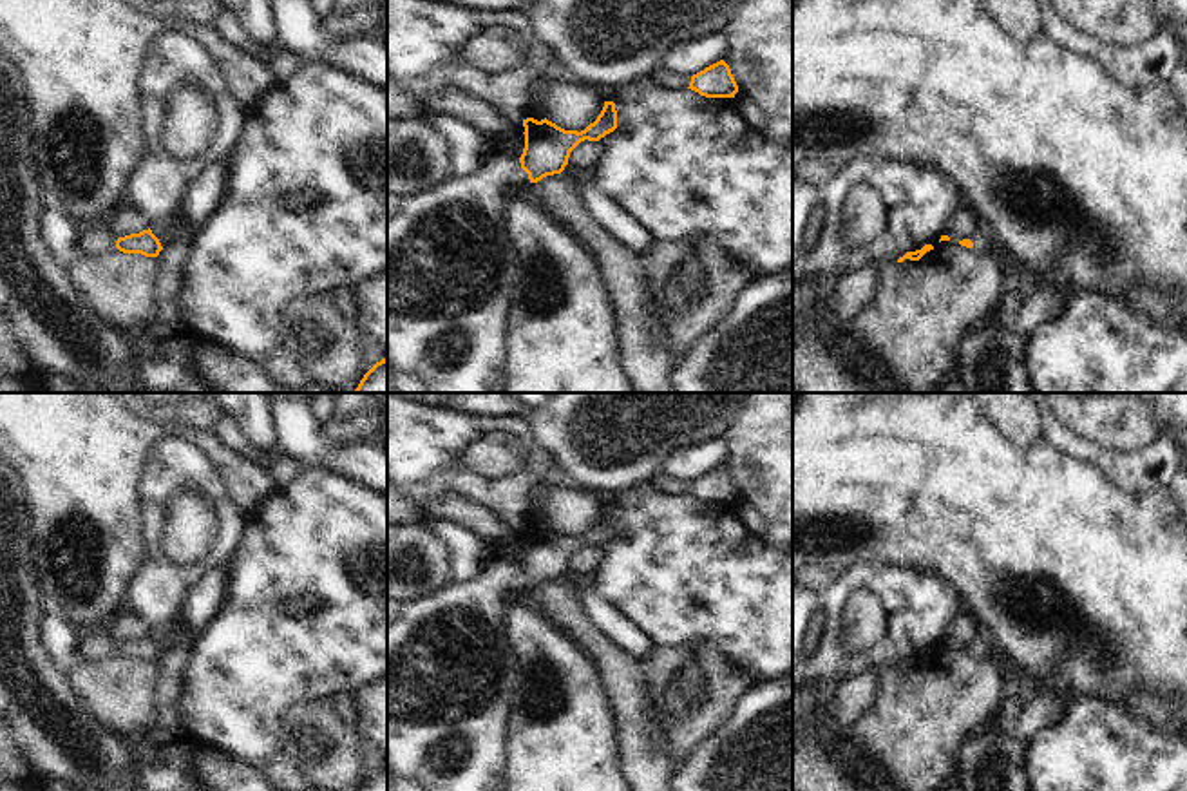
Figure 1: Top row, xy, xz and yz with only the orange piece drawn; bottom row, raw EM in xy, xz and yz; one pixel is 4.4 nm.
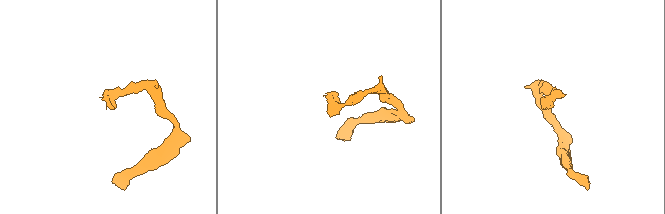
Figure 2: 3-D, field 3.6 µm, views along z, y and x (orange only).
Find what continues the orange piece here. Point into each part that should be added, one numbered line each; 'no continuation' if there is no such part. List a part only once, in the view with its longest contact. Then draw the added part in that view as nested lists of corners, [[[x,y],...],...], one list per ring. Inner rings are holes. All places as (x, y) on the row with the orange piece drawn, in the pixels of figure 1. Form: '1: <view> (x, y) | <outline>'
1: xz (451, 265) | [[[492,154],[476,174],[447,177],[400,201],[387,221],[387,362],[393,371],[414,373],[431,393],[505,393],[507,313],[518,273],[505,203],[510,192],[528,185],[528,174],[518,159]]]

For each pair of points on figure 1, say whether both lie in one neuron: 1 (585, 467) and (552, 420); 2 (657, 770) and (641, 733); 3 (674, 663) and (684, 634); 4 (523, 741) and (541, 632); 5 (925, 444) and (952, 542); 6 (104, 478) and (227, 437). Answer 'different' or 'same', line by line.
1: same
2: same
3: different
4: same
5: same
6: different

